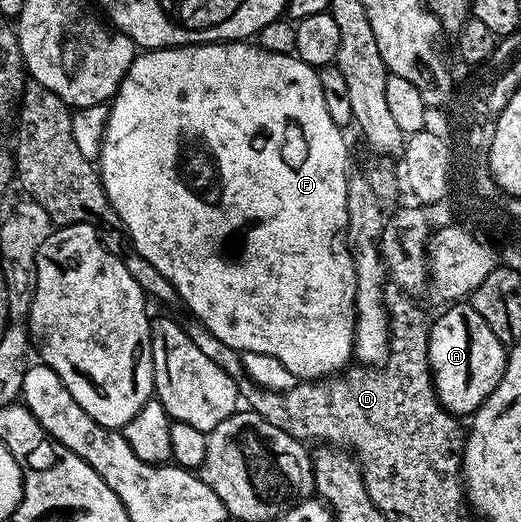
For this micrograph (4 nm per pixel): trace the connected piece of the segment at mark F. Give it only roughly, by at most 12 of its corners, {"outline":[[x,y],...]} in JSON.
{"outline":[[251,41],[136,54],[97,170],[190,314],[355,345],[347,143]]}

